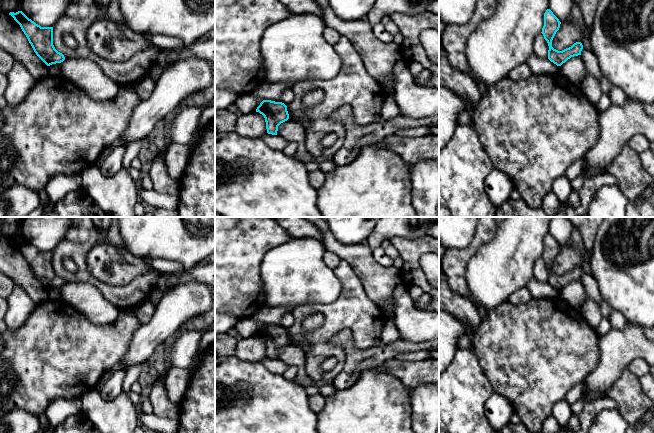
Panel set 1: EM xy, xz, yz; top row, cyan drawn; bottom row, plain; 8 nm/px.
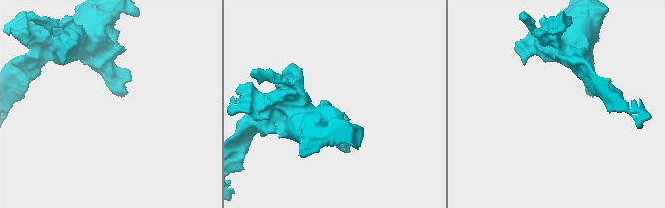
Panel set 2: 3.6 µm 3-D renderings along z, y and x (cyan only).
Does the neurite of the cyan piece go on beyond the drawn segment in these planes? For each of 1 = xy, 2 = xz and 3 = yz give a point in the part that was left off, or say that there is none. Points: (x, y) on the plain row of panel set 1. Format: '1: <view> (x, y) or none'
1: none
2: none
3: none

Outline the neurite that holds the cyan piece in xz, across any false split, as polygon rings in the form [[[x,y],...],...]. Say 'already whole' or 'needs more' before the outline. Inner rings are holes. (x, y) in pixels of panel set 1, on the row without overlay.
already whole; [[[263,324],[256,336],[264,340],[267,357],[272,359],[277,359],[278,350],[289,343],[287,330],[282,326]]]

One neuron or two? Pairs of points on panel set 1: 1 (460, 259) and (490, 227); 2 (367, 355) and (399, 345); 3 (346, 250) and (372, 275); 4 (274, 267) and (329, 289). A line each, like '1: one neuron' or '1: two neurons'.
1: one neuron
2: one neuron
3: one neuron
4: one neuron

